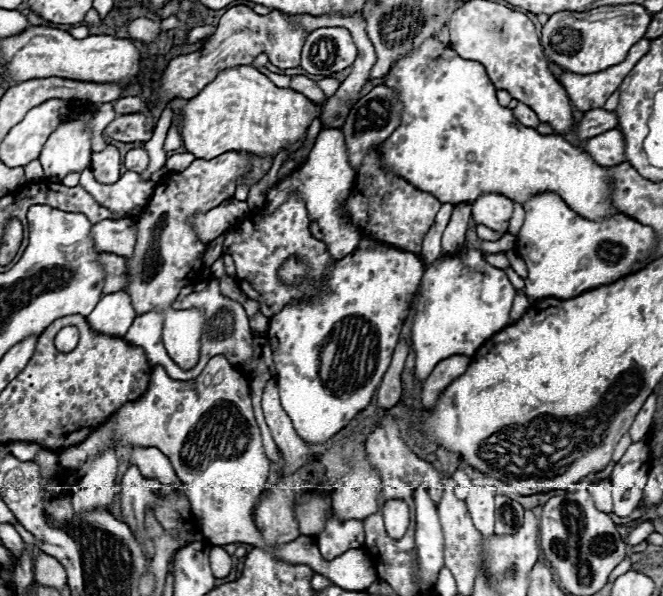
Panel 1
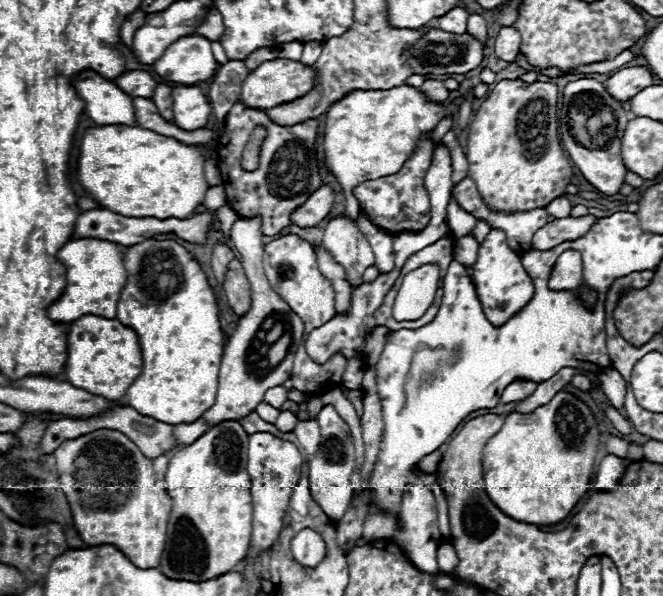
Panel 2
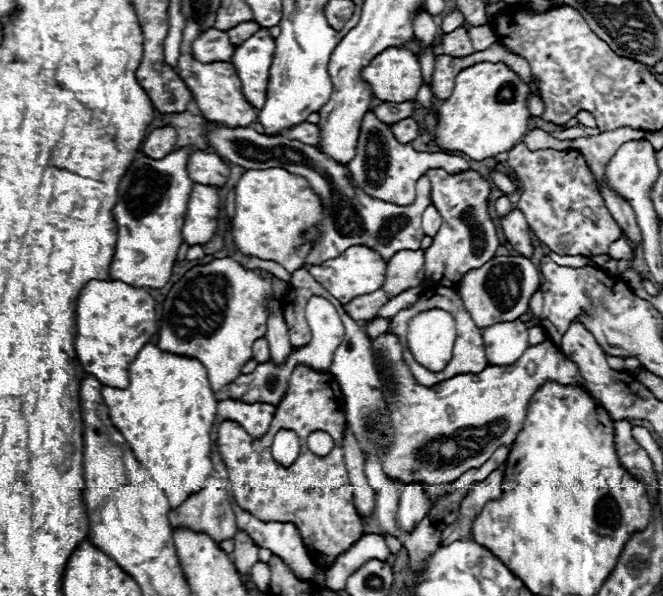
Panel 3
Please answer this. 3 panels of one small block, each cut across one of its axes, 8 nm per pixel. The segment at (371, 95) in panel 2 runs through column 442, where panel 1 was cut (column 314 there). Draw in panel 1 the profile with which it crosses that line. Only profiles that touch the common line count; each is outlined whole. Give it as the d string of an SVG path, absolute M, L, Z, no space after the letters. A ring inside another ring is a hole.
M252 66L222 70L198 96L190 98L180 112L182 142L190 154L202 160L216 158L230 150L256 156L278 154L298 142L310 122L320 116L320 108L306 96L290 88L276 88Z

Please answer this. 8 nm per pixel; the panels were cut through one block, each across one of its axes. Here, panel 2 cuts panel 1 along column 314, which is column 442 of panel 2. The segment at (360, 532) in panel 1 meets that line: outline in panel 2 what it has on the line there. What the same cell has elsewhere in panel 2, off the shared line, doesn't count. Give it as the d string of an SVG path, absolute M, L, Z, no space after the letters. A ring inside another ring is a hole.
M408 484L404 496L402 496L402 508L400 508L400 538L406 544L412 562L416 568L436 574L438 572L438 548L444 542L444 536L438 530L438 512L436 512L436 500L434 492L424 484Z

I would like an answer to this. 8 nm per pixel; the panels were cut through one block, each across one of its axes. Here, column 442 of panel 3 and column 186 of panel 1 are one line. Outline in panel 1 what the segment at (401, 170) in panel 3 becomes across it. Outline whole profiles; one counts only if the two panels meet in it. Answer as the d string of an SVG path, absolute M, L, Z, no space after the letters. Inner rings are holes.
M186 152L186 154L174 154L174 156L168 158L166 168L168 168L170 172L182 172L182 170L186 170L192 162L194 162L194 156L188 154L188 152Z

